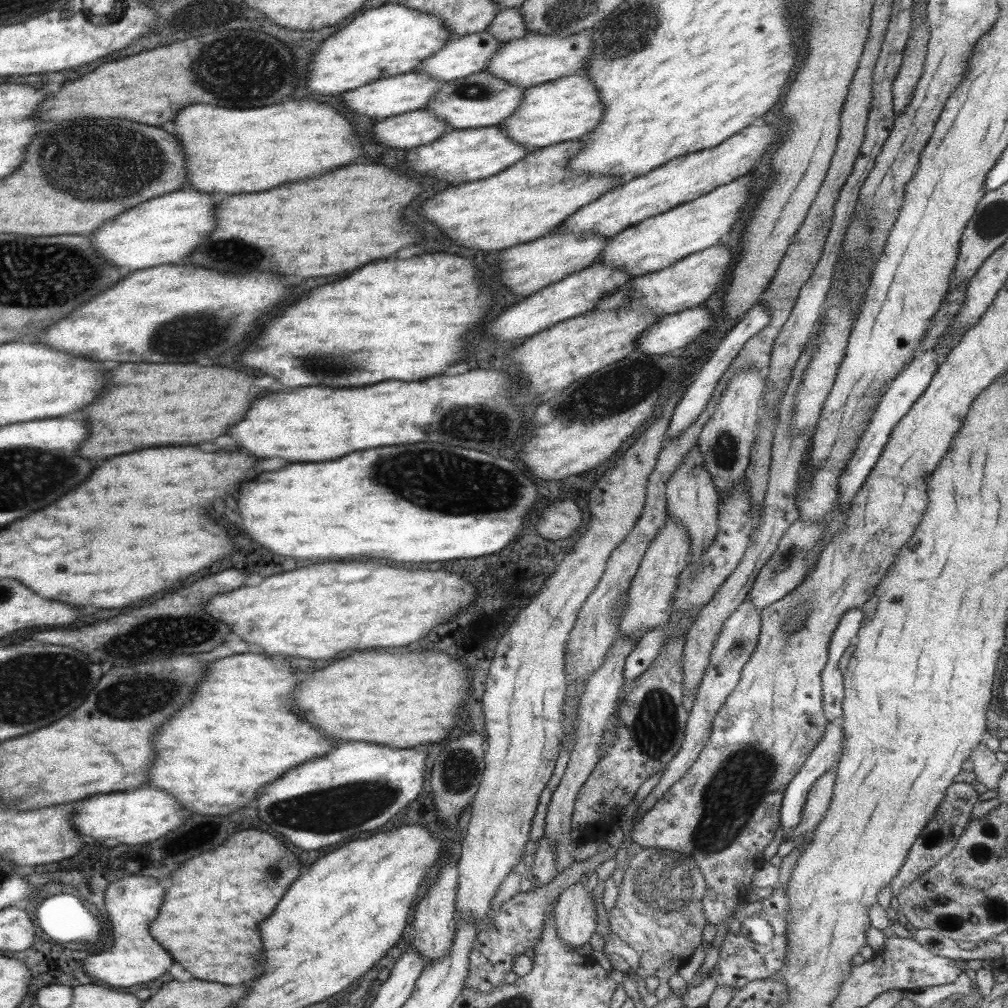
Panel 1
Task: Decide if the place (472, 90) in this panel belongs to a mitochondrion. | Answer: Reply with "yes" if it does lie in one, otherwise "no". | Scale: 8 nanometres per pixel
yes

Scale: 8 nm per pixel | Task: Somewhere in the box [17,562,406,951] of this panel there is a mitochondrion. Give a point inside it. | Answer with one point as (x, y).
(127, 700)

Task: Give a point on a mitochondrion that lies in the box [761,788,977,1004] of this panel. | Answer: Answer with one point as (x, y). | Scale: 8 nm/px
(933, 840)

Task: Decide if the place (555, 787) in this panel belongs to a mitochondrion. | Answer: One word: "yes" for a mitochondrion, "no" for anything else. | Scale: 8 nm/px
no

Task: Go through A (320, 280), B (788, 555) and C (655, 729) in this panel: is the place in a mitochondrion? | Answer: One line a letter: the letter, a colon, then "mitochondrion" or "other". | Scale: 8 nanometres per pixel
A: other
B: mitochondrion
C: mitochondrion

